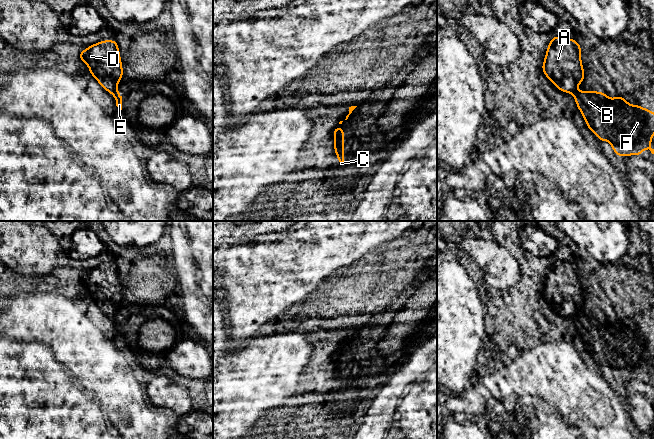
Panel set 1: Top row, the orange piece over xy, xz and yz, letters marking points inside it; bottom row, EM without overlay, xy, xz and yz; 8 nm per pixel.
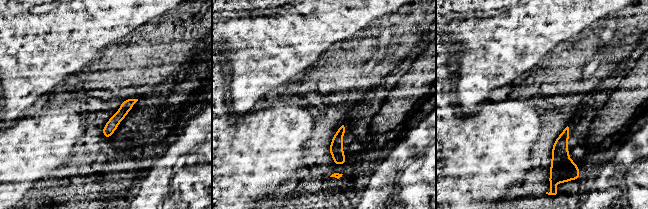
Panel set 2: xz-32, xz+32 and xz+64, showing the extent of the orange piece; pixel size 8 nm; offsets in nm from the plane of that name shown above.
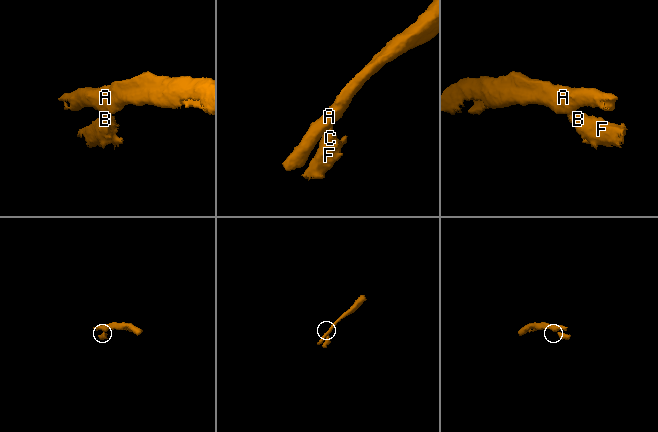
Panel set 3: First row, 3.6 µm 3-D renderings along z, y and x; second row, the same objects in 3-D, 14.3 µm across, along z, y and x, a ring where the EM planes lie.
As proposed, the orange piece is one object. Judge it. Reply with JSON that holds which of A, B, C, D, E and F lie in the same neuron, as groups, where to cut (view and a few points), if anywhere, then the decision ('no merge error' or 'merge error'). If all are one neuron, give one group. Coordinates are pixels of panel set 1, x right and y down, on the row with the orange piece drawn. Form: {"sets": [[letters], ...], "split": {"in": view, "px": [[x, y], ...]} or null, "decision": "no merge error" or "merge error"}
{"sets": [["A", "D"], ["B", "C", "E", "F"]], "split": {"in": "yz", "px": [[575, 89], [571, 93]]}, "decision": "merge error"}

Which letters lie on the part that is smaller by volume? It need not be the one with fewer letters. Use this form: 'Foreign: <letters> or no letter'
Foreign: B, C, E, F

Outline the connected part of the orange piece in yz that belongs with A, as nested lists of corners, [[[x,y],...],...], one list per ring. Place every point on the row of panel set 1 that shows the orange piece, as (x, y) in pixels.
[[[552,36],[540,69],[560,92],[572,94],[585,78],[581,54],[575,39]]]

